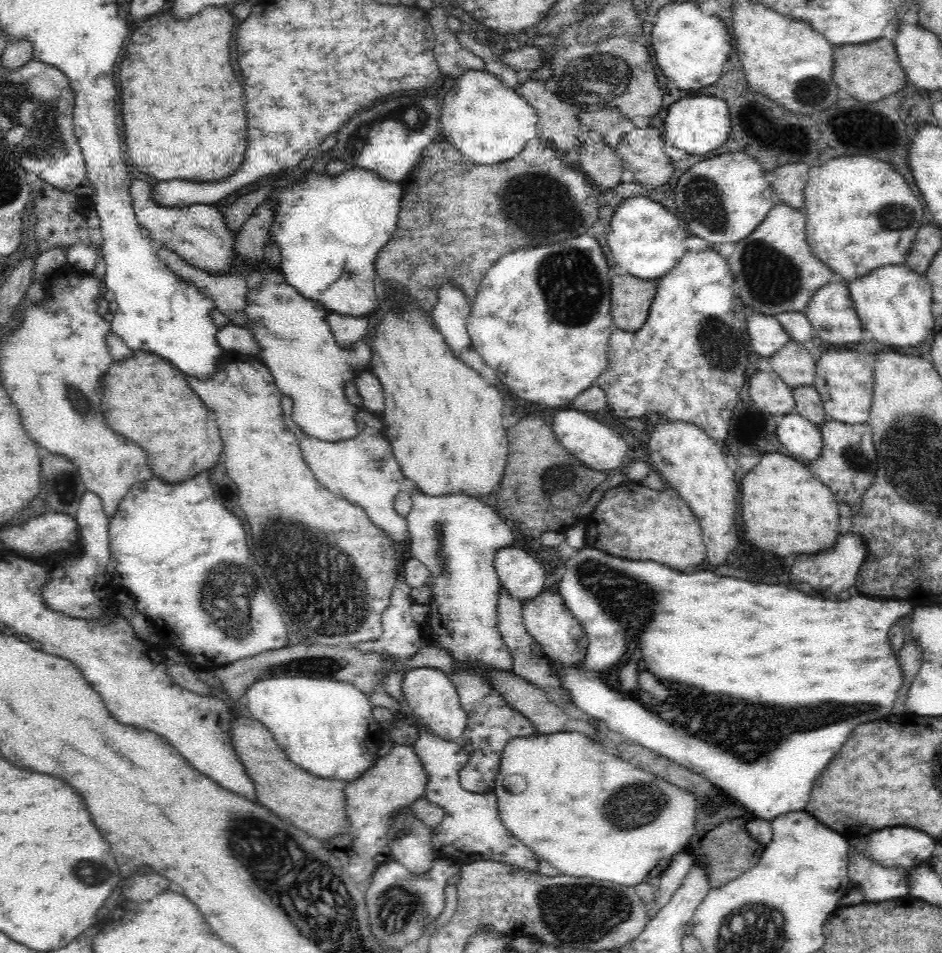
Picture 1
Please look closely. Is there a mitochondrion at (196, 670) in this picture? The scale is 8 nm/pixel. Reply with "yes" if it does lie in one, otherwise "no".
no

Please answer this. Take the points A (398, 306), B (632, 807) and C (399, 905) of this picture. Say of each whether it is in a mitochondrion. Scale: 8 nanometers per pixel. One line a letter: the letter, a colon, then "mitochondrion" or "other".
A: other
B: mitochondrion
C: mitochondrion

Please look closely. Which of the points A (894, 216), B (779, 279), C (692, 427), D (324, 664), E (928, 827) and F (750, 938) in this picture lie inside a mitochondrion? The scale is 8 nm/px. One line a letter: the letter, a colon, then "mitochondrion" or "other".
A: mitochondrion
B: mitochondrion
C: other
D: mitochondrion
E: other
F: mitochondrion

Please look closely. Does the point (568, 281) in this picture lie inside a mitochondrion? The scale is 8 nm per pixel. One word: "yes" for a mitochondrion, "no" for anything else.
yes

